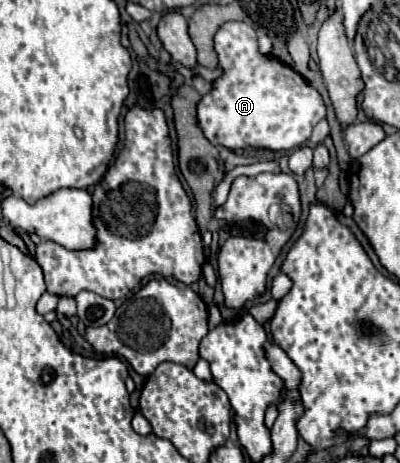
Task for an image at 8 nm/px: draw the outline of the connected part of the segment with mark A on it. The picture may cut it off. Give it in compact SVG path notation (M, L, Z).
M226 22L226 24L222 24L222 26L218 28L216 36L214 36L214 50L216 50L216 54L218 54L218 68L222 68L222 76L214 80L212 92L204 94L202 100L198 102L198 126L200 126L200 130L204 132L204 136L208 138L208 142L214 144L214 146L226 146L226 148L230 148L230 150L242 150L242 148L252 146L252 148L262 148L262 150L270 150L270 152L282 152L282 150L290 150L290 148L302 146L302 144L310 138L312 128L326 116L326 106L324 106L324 100L322 100L322 96L318 94L318 90L314 90L314 88L312 88L296 70L292 70L290 66L282 64L280 60L276 60L276 58L272 58L272 56L262 54L262 52L258 50L258 34L256 34L256 30L254 30L252 26L248 26L246 22Z

